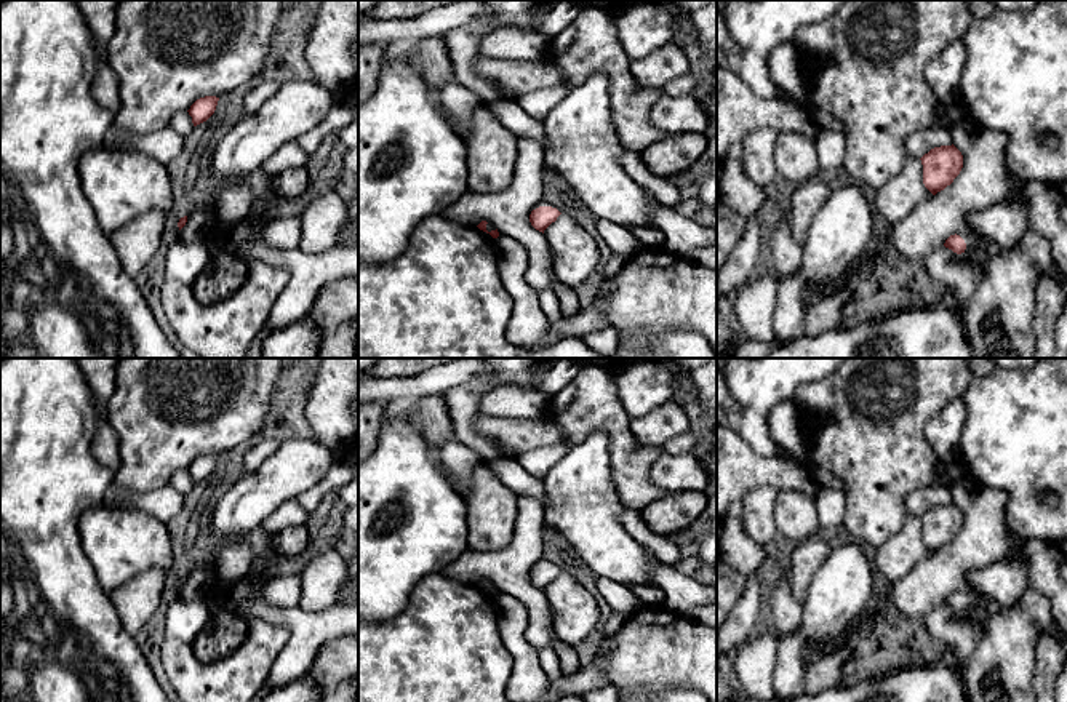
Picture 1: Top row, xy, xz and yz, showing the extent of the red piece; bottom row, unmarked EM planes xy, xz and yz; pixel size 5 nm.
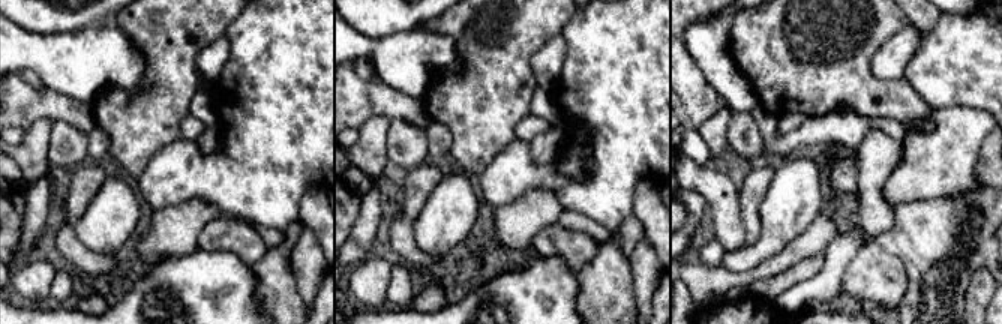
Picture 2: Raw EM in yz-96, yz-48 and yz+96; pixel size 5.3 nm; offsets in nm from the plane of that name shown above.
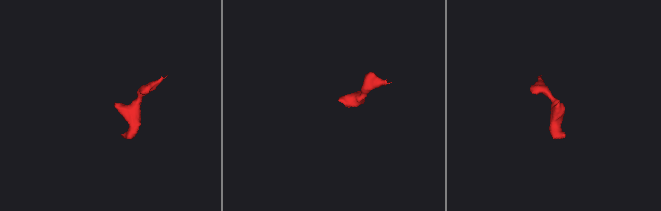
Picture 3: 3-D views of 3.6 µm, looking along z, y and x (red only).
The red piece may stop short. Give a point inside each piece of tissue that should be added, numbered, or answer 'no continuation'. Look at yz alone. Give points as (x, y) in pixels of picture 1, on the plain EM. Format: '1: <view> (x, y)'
1: yz (986, 603)

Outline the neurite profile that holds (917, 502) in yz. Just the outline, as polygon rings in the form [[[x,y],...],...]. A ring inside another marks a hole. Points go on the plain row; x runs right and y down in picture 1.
[[[944,485],[918,488],[907,494],[904,504],[907,513],[921,517],[934,505],[952,504],[952,489]]]

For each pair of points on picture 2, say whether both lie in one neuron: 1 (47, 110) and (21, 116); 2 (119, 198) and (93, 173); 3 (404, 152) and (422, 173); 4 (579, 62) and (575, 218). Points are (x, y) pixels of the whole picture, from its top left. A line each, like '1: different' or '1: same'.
1: same
2: different
3: different
4: different

